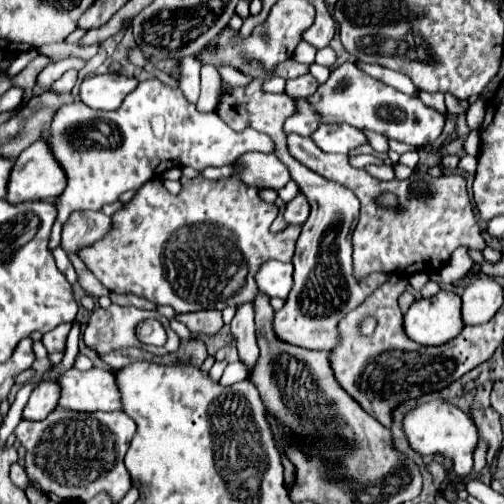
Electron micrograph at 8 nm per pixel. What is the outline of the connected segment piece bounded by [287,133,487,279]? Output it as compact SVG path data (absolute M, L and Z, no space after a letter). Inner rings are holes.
M293 133L287 137L287 147L293 159L297 159L301 165L329 181L349 187L359 197L361 213L353 231L353 263L357 279L375 271L409 277L417 271L427 271L433 265L435 271L439 271L447 265L451 253L459 245L479 251L487 247L467 195L465 179L461 175L431 177L429 173L413 173L405 181L379 181L365 169L351 167L347 155L321 153L321 149L317 149L317 145L313 145L313 141L307 137L303 139ZM383 193L393 193L397 197L399 211L385 209L377 203L377 197Z

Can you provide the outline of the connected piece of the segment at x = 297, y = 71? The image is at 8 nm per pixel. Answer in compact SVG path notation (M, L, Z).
M289 59L289 61L285 61L285 65L277 67L277 75L283 79L295 79L295 77L301 77L305 73L309 73L309 65L297 63L295 59Z

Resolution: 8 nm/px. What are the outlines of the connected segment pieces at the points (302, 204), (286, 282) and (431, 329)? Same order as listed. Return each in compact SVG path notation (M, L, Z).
M299 193L295 199L291 199L287 203L287 209L285 209L285 221L289 225L303 225L309 217L309 203L307 203L307 197L303 193Z
M267 261L257 273L259 293L267 297L287 299L293 287L293 265L281 261Z
M453 291L419 299L405 313L405 333L419 345L443 345L455 339L463 327L461 297Z

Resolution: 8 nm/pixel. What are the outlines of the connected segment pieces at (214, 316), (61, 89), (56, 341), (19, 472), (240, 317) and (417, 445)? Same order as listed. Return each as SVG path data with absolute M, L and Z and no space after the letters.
M195 311L195 313L183 313L175 315L177 321L181 321L193 335L215 335L223 327L221 311Z
M67 71L61 79L57 79L57 81L49 87L49 91L53 91L53 93L71 93L75 81L77 81L77 71Z
M65 323L65 325L59 325L57 329L45 333L45 335L43 335L43 343L45 343L47 351L49 351L49 353L65 351L65 341L67 341L69 331L71 331L71 323Z
M13 463L13 467L11 467L11 481L17 483L21 489L25 489L29 483L29 479L25 477L25 469L19 463Z
M243 303L243 305L237 305L237 313L235 313L233 321L231 321L231 333L233 333L235 341L237 341L239 357L249 367L249 371L257 363L257 357L259 357L253 317L255 317L253 303Z
M431 399L423 401L407 415L403 417L403 433L413 451L417 451L421 457L427 455L441 455L443 459L449 459L453 463L453 469L459 477L467 479L473 471L473 451L479 439L479 429L475 421L461 411L457 405L445 401L445 399Z

